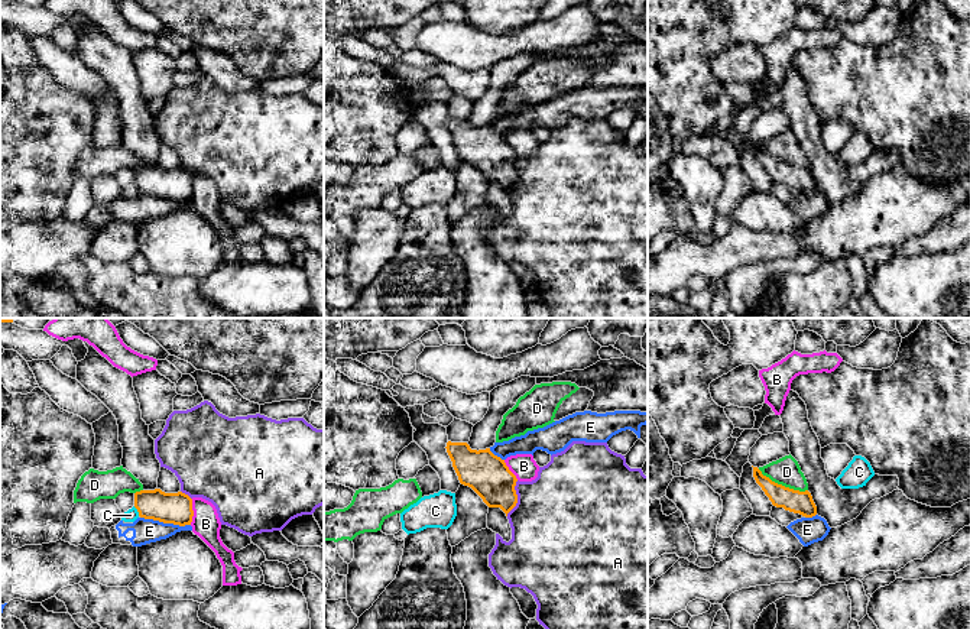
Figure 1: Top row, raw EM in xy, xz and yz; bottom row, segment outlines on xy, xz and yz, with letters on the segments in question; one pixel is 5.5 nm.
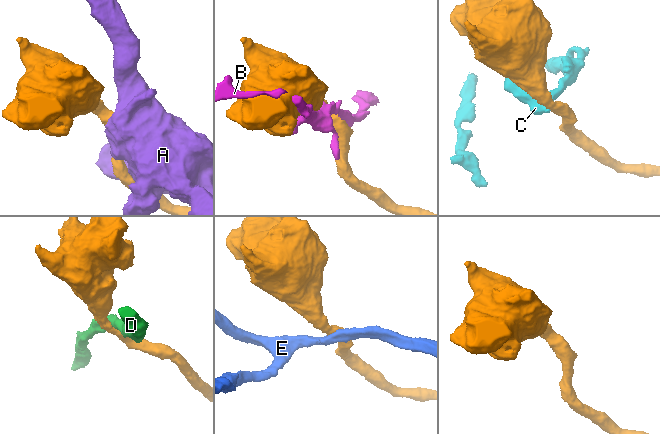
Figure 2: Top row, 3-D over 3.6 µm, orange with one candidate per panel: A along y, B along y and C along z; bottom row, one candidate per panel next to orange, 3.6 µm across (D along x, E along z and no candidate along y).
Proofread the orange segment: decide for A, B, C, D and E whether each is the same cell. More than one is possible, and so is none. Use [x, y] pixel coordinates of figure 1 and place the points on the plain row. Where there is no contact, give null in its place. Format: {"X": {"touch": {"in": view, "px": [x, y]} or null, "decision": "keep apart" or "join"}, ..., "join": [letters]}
{"A": {"touch": {"in": "xz", "px": [516, 174]}, "decision": "keep apart"}, "B": {"touch": {"in": "xy", "px": [192, 188]}, "decision": "keep apart"}, "C": {"touch": {"in": "xy", "px": [138, 187]}, "decision": "keep apart"}, "D": {"touch": {"in": "yz", "px": [781, 161]}, "decision": "keep apart"}, "E": {"touch": {"in": "xy", "px": [165, 198]}, "decision": "keep apart"}, "join": []}

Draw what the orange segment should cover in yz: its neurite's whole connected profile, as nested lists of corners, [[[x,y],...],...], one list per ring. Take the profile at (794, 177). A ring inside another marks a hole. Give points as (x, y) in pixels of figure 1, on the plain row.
[[[753,143],[753,153],[773,182],[784,184],[785,187],[799,189],[805,194],[812,194],[817,191],[817,182],[808,166],[799,168],[778,161],[763,152],[757,143]]]

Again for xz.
[[[447,119],[447,129],[461,161],[471,163],[489,184],[500,184],[506,192],[516,182],[516,152],[509,146],[505,136],[494,132],[490,124],[471,126],[467,119]]]

